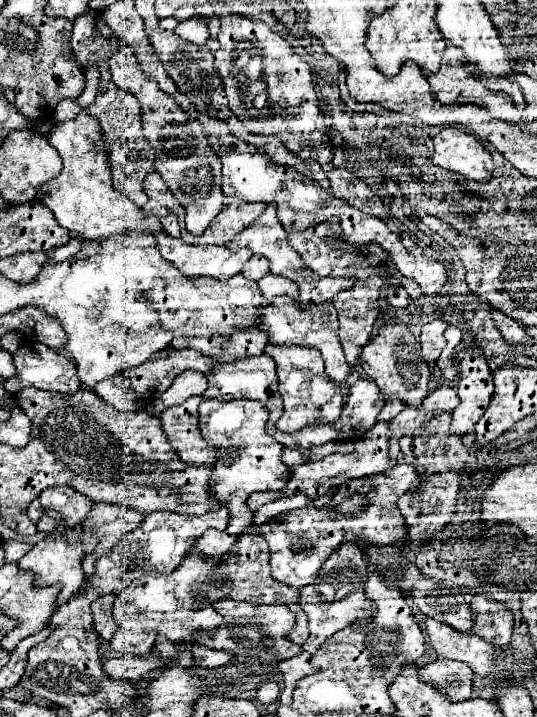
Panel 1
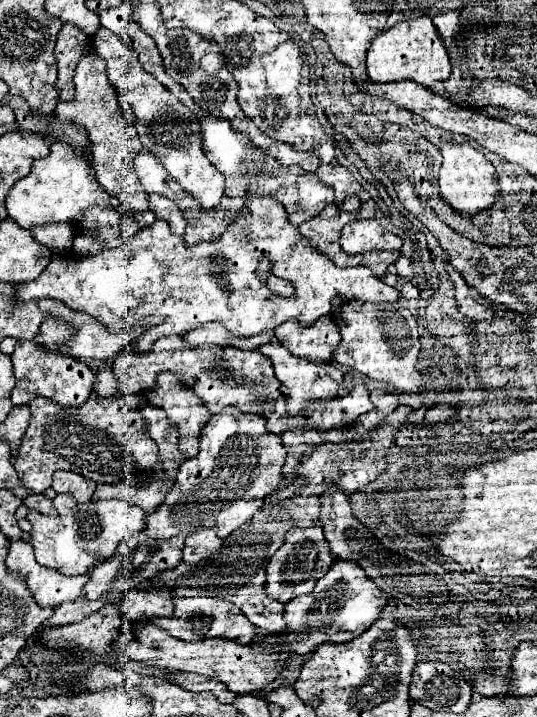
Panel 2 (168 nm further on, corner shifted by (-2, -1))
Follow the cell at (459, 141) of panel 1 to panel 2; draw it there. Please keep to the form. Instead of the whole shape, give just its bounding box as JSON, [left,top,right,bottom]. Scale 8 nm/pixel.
[439,143,499,217]

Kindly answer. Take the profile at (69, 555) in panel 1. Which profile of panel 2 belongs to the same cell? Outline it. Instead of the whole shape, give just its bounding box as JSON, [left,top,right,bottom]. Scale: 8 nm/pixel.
[27,493,145,575]

